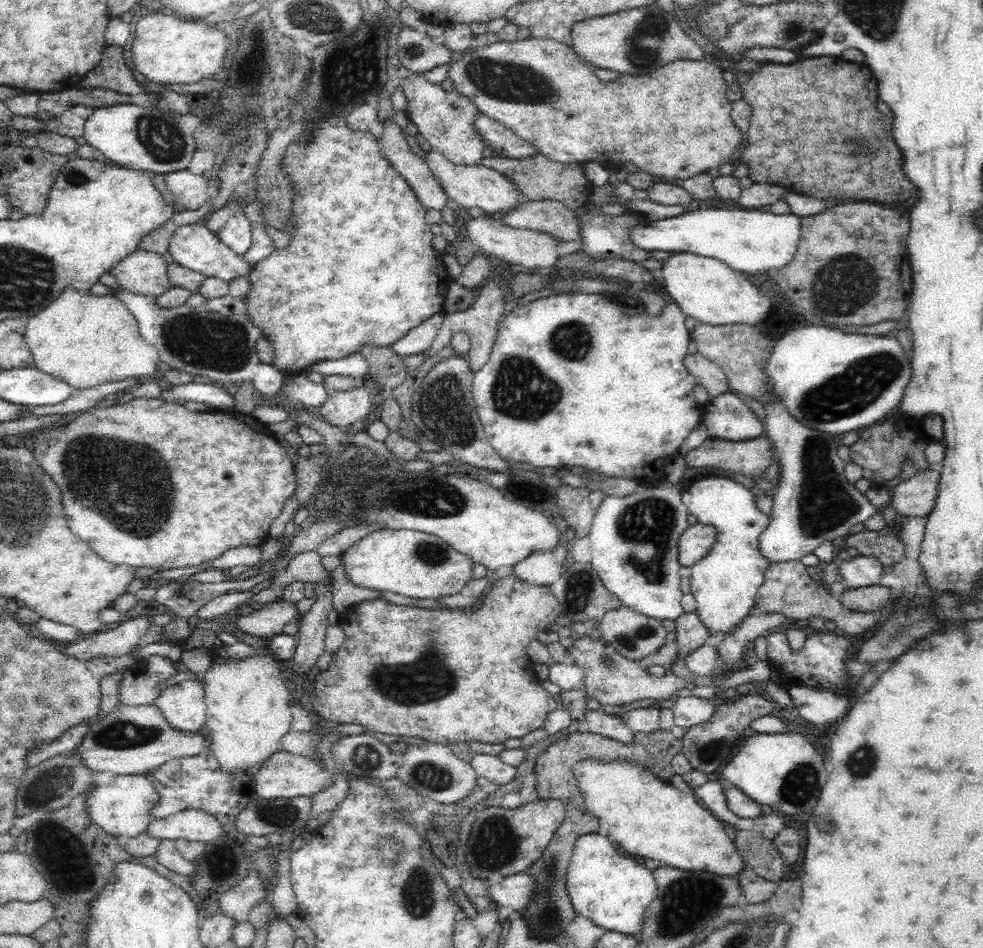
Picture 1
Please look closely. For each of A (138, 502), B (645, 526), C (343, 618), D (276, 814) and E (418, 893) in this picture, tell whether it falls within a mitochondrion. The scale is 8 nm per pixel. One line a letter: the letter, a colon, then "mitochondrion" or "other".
A: mitochondrion
B: mitochondrion
C: other
D: mitochondrion
E: mitochondrion

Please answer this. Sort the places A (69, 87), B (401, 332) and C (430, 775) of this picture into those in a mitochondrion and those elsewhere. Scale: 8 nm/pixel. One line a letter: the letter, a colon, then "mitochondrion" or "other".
A: other
B: other
C: mitochondrion

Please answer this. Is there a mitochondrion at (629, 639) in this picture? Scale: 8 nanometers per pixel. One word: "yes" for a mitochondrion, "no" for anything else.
yes

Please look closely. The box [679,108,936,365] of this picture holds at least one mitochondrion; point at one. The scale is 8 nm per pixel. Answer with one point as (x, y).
(846, 283)

